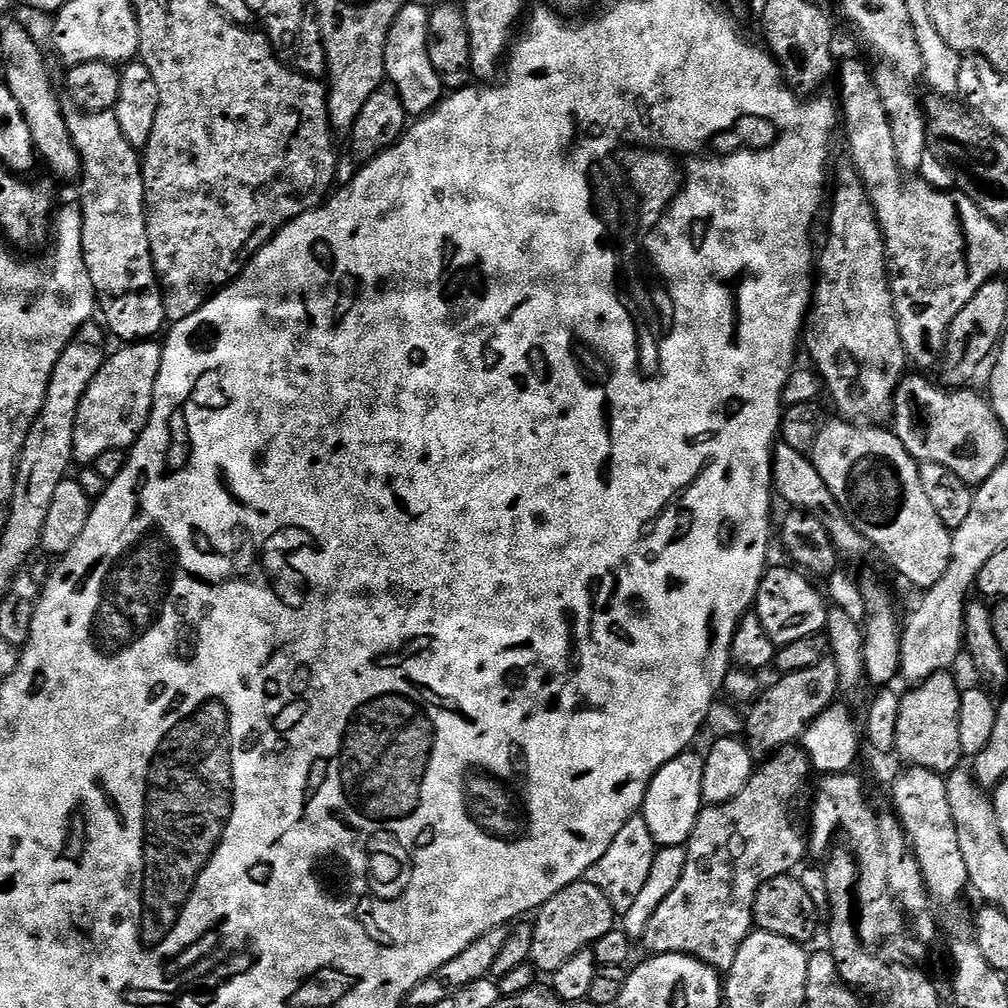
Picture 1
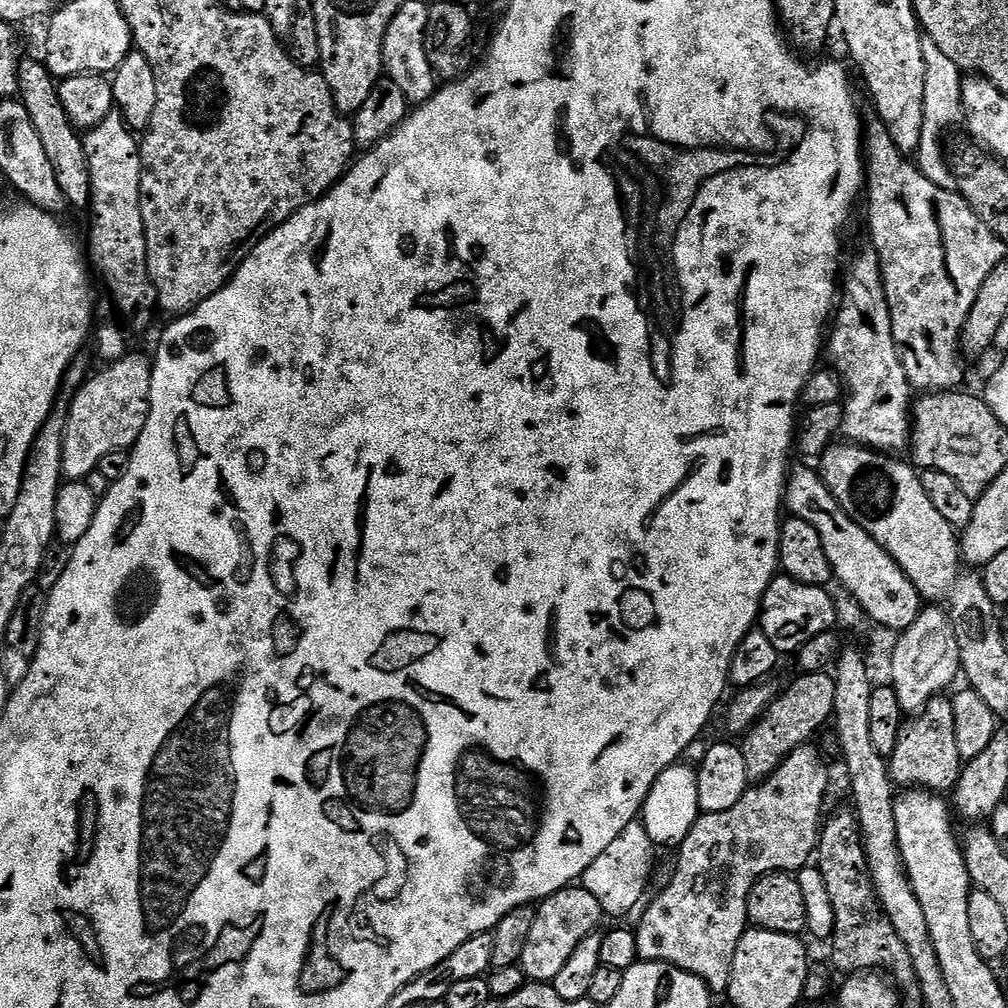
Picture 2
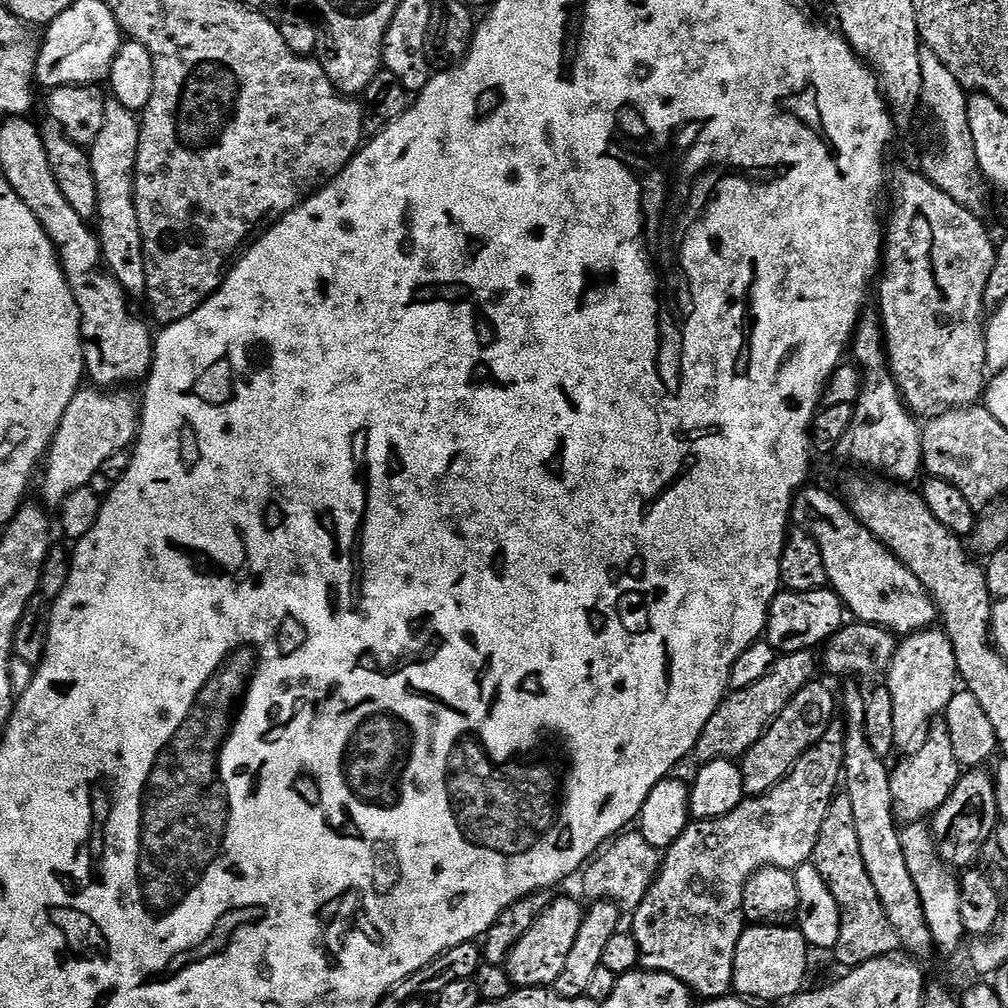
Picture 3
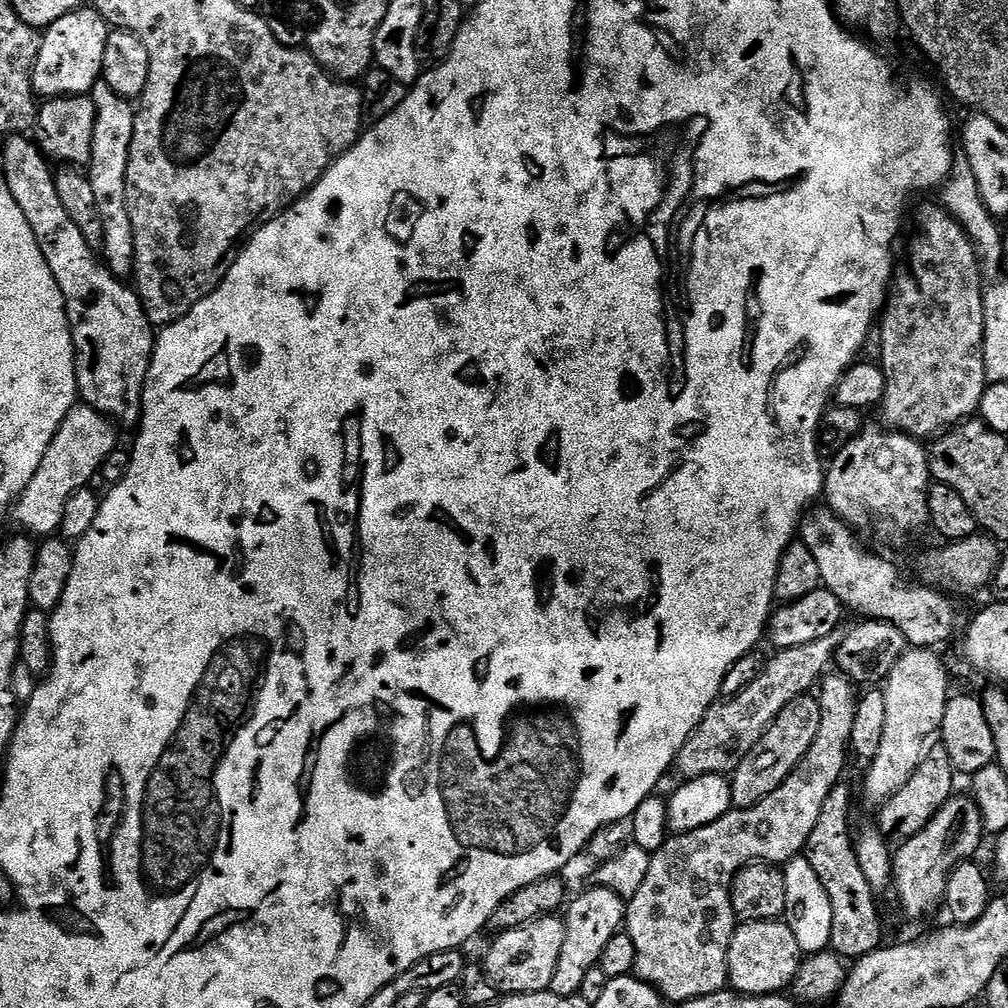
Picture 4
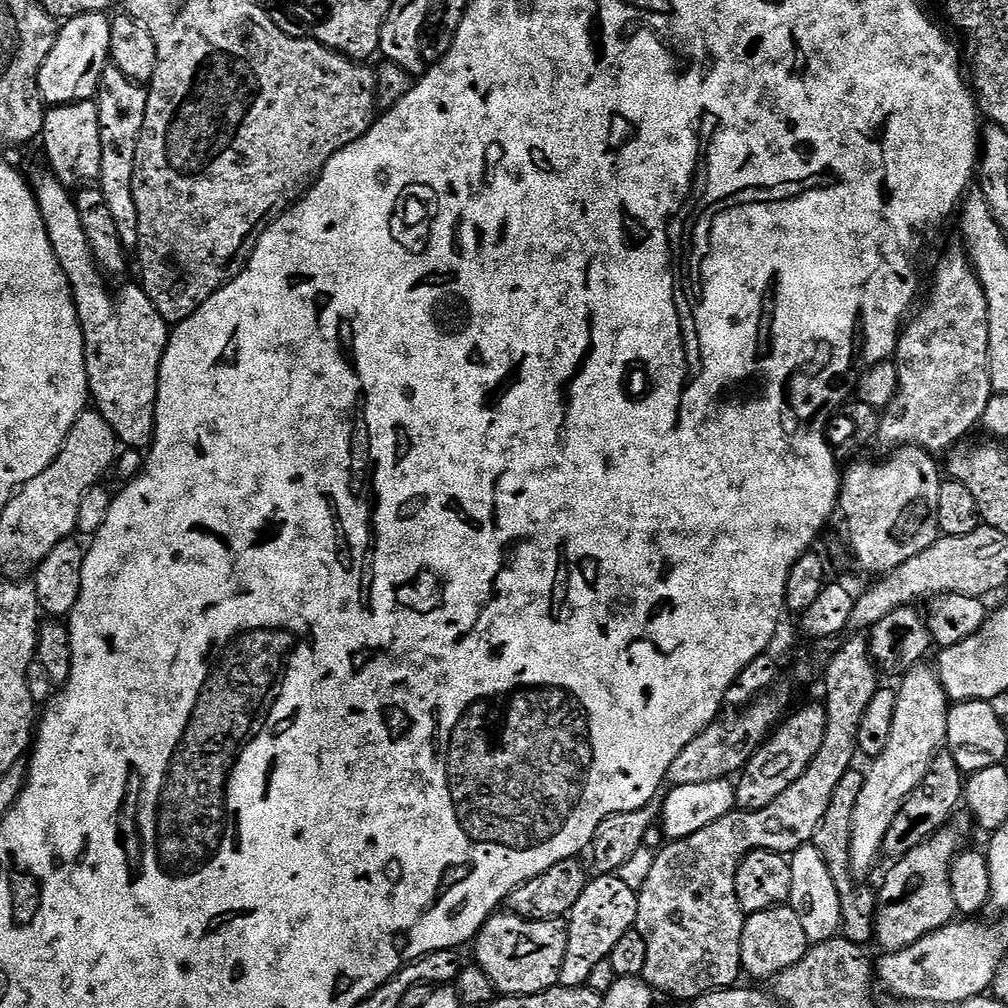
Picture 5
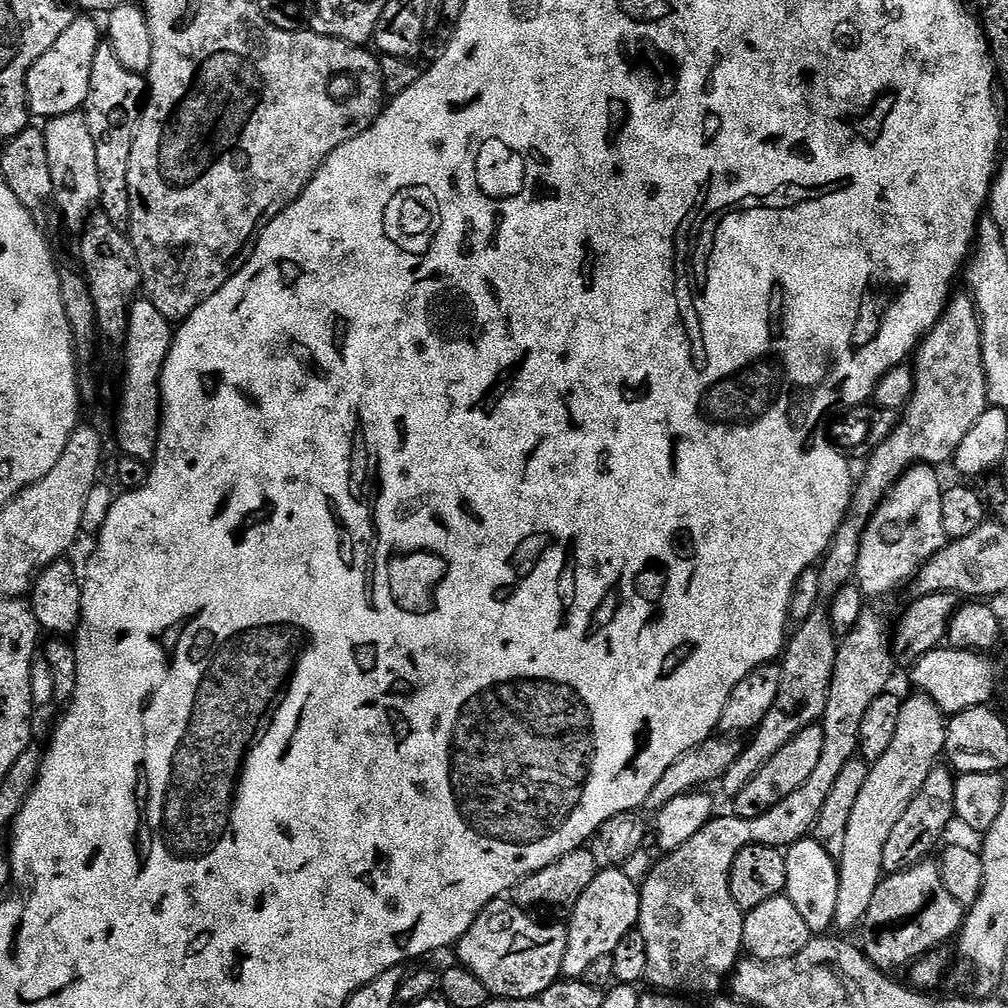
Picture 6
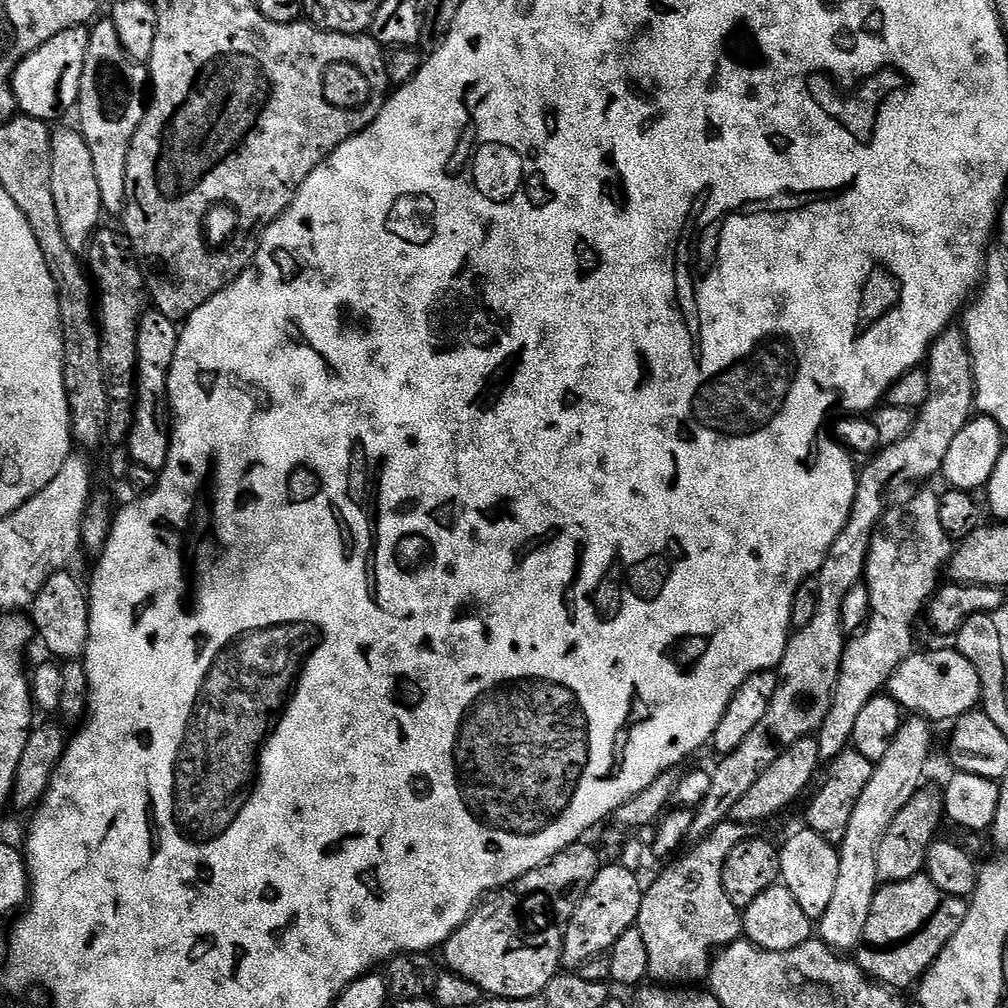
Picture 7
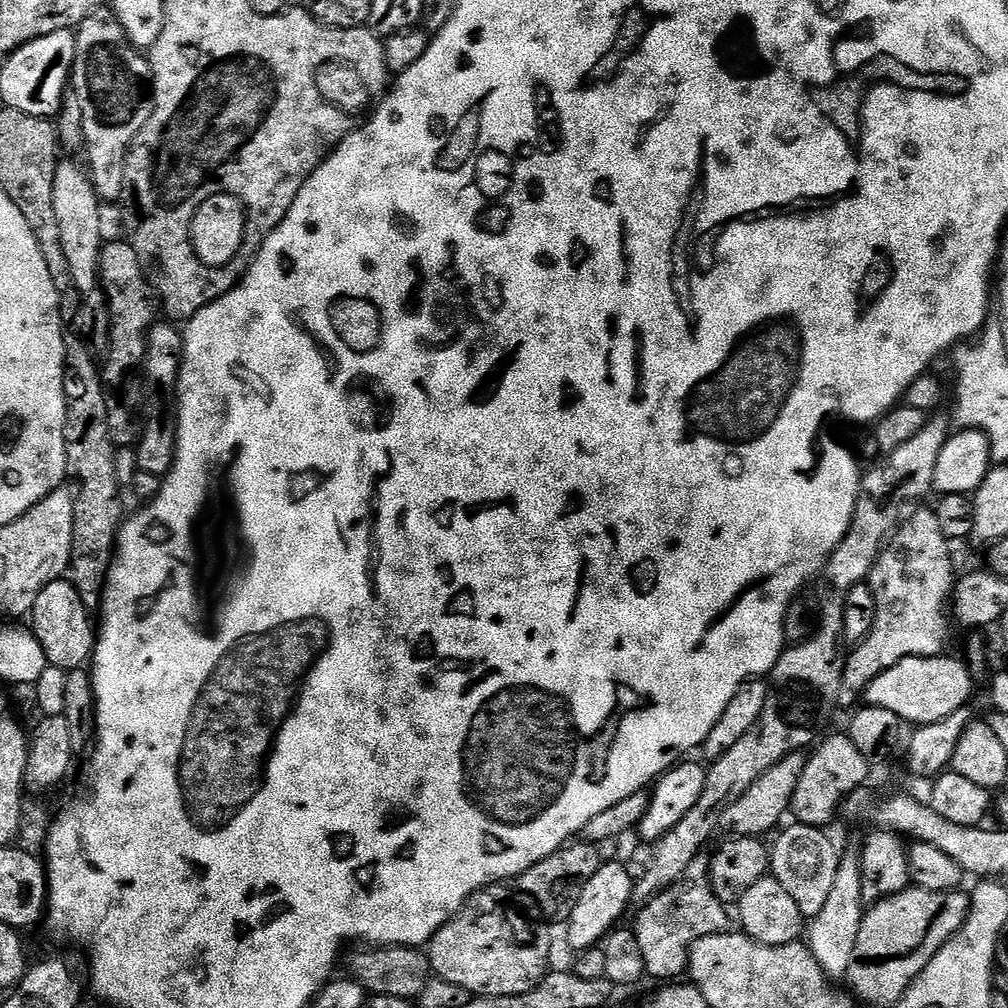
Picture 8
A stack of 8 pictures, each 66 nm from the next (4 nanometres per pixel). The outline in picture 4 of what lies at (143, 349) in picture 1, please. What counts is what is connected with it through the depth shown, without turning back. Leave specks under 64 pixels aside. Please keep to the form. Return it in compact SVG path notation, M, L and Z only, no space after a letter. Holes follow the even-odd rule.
M77 406L72 409L70 414L66 414L58 434L54 434L54 442L50 446L50 450L46 450L46 454L42 458L42 466L38 466L34 478L30 478L30 482L24 487L24 493L14 505L14 520L16 516L17 522L25 528L21 528L25 533L36 538L47 538L61 531L63 515L71 496L79 488L91 485L92 479L99 473L106 458L118 447L115 427L117 428L117 425L107 415L91 406Z

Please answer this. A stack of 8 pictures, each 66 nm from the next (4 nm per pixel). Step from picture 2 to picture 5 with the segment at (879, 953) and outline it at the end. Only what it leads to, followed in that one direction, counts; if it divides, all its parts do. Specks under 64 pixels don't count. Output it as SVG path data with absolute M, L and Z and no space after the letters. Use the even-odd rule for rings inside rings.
M859 770L847 772L838 782L838 790L830 798L830 806L822 818L822 822L816 831L814 841L818 854L822 854L822 862L826 862L826 870L830 870L830 878L834 878L834 886L838 886L838 898L840 899L840 909L842 910L843 939L852 944L861 946L871 945L874 940L876 930L876 902L877 893L868 888L859 888L855 884L850 862L850 838L852 837L852 823L854 822L854 806L858 806L858 794L862 794L865 773Z

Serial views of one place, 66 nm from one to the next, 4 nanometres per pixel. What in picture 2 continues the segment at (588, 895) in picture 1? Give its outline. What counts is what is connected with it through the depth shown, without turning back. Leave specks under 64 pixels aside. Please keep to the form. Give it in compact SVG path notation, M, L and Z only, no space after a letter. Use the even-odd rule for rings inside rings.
M581 886L563 888L539 901L534 926L530 926L526 948L522 950L518 965L525 977L532 982L551 982L560 973L562 966L570 962L570 954L574 954L574 950L587 936L597 931L600 919L604 920L605 916L597 898Z

